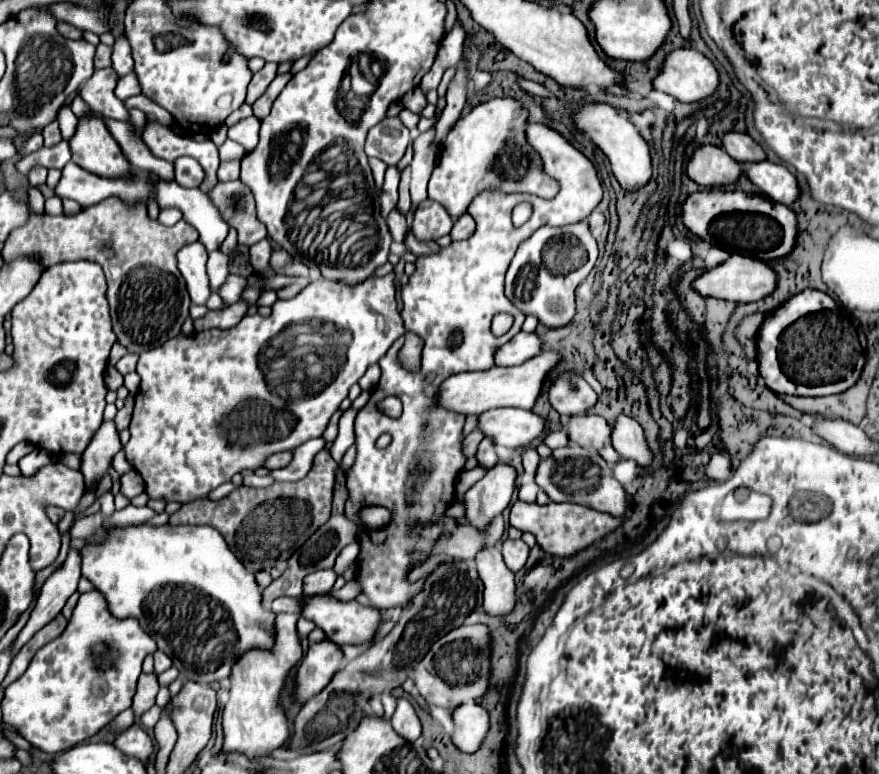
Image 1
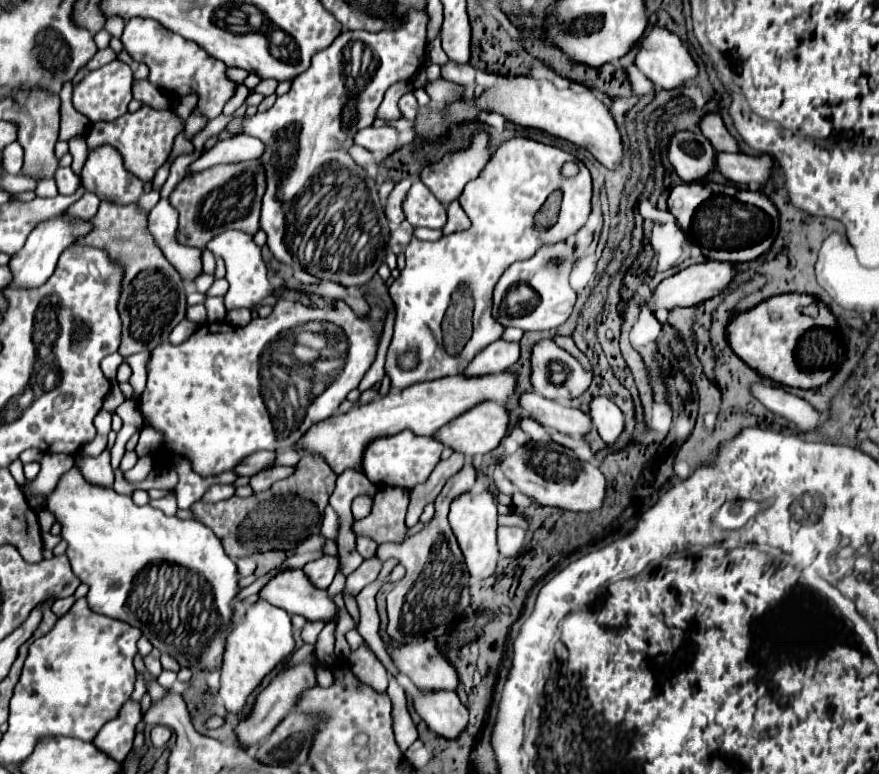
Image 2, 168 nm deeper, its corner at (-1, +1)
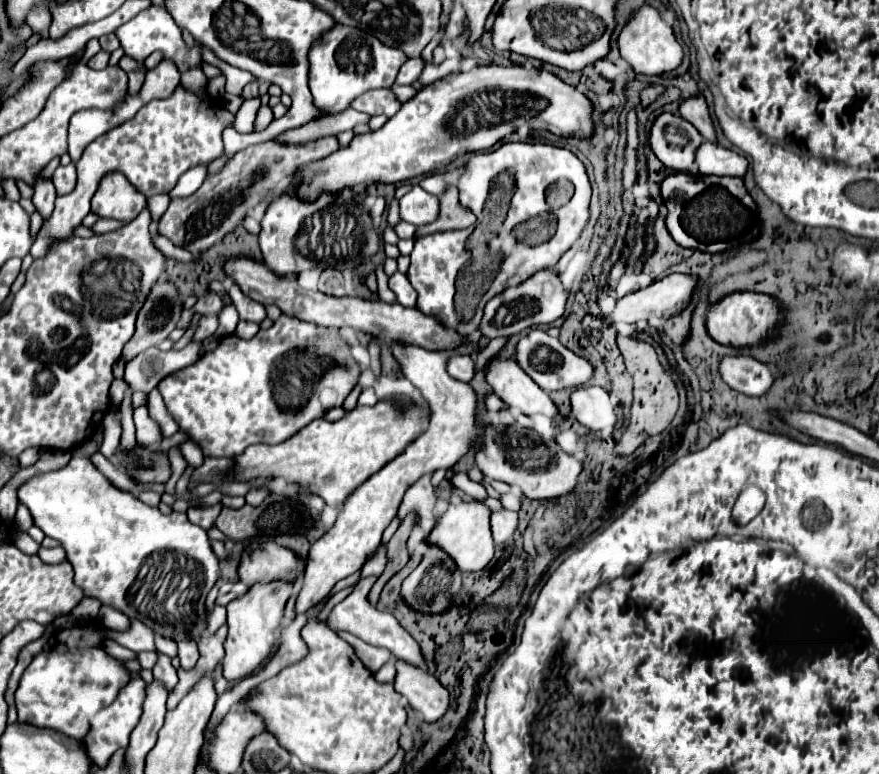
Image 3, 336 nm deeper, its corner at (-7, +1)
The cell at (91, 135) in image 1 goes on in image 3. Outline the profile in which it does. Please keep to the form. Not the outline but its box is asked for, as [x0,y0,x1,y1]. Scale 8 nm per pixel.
[91,174,145,224]

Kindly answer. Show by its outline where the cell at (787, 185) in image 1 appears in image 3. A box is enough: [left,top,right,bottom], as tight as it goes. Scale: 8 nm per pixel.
[695,142,747,176]

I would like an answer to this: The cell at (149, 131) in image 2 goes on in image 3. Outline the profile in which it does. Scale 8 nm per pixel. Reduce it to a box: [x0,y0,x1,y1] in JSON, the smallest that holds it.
[31,84,235,258]

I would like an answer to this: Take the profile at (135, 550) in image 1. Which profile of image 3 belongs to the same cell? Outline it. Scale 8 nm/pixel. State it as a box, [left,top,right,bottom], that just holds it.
[17,440,219,642]

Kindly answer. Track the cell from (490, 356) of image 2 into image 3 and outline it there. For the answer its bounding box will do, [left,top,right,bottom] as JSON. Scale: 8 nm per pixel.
[447,356,473,382]

